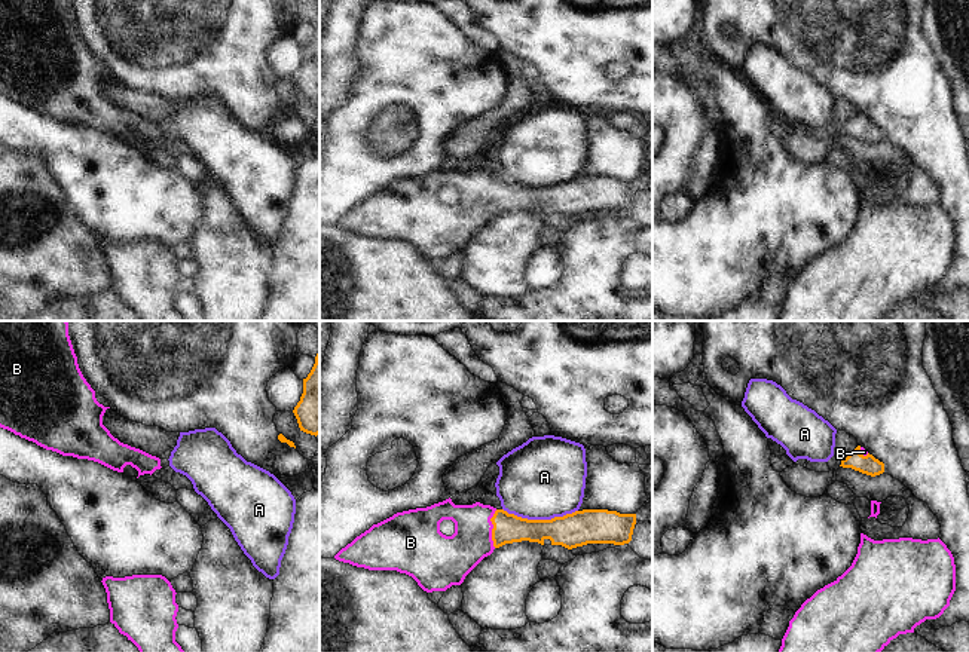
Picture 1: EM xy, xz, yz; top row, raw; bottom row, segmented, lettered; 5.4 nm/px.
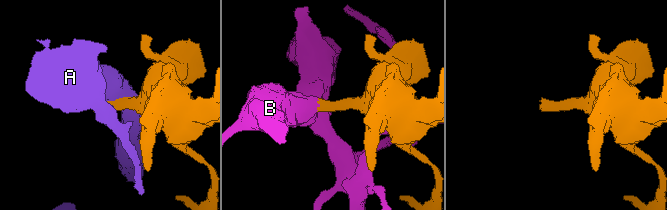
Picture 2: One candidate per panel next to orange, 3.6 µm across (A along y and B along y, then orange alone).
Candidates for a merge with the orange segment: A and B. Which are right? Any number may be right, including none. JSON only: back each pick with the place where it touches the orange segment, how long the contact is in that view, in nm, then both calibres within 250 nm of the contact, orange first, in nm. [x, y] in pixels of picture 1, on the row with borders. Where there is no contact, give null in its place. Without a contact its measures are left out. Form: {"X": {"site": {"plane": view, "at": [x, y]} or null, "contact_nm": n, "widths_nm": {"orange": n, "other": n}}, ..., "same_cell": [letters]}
{"B": {"site": {"plane": "xz", "at": [492, 529]}, "contact_nm": 200, "widths_nm": {"orange": 160, "other": 220}}, "same_cell": ["B"]}

